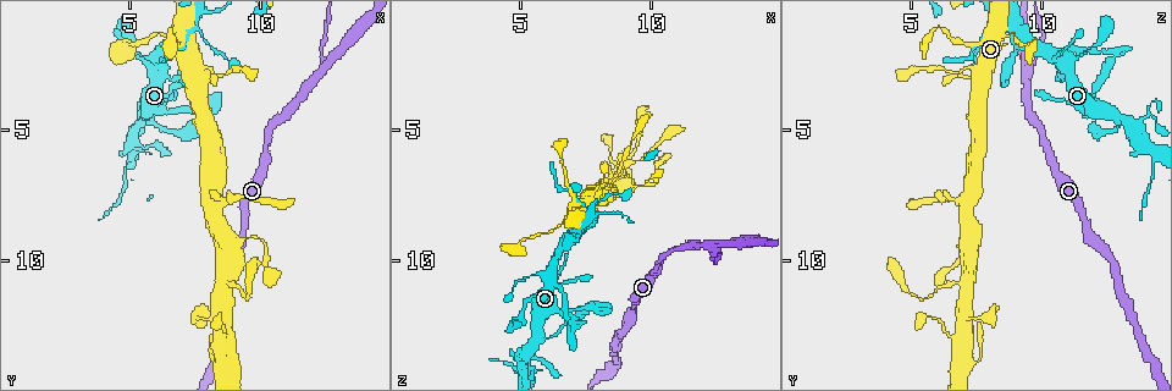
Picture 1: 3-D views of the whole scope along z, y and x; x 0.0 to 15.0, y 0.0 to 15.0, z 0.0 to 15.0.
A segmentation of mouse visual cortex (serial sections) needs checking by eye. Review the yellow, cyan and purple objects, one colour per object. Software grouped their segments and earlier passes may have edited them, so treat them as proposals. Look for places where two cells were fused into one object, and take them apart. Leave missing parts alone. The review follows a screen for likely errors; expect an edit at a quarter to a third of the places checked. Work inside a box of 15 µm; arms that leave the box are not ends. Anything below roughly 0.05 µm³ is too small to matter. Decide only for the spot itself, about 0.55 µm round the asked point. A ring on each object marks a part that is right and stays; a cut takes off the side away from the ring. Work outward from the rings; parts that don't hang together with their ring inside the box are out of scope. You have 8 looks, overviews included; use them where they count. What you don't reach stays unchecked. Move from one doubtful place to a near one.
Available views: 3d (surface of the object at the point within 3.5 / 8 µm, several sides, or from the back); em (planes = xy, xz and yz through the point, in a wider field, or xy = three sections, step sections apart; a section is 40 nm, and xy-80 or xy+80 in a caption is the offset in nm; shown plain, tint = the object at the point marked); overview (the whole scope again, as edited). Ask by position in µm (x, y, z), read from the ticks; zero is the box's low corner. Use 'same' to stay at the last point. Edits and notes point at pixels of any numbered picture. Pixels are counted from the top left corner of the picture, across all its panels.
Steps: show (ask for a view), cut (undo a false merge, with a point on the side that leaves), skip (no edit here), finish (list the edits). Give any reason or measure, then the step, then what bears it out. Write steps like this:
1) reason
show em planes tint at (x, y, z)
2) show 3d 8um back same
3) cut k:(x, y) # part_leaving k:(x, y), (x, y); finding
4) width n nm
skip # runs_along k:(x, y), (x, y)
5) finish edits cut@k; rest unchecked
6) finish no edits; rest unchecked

show 3d 3.5um at (7.9, 3.0, 7.6)

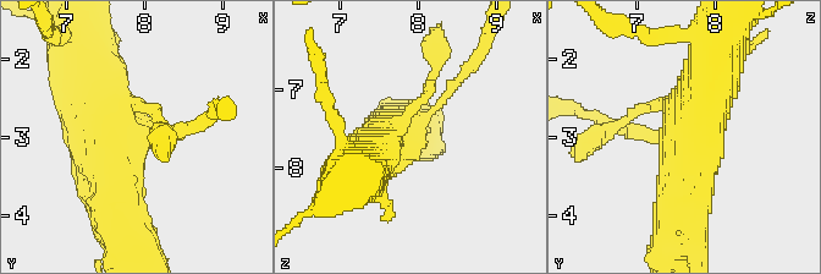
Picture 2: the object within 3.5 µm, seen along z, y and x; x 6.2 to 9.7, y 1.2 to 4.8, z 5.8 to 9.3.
show em planes tint at (7.90, 3.00, 7.50)

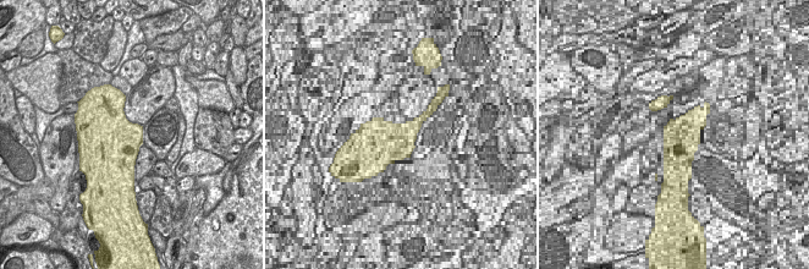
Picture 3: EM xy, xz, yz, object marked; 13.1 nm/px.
skip # runs_along 2:(714, 69), (685, 129), (676, 219); one cell here

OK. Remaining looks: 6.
thin arm on a thick one
show 3d 8um at (8.3, 7.7, 7.0)

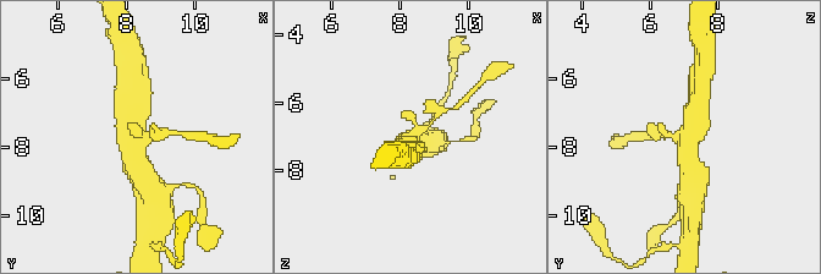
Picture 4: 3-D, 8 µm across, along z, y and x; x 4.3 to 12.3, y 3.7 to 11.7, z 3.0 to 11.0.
show em planes tint at (8.4, 7.7, 7.0)

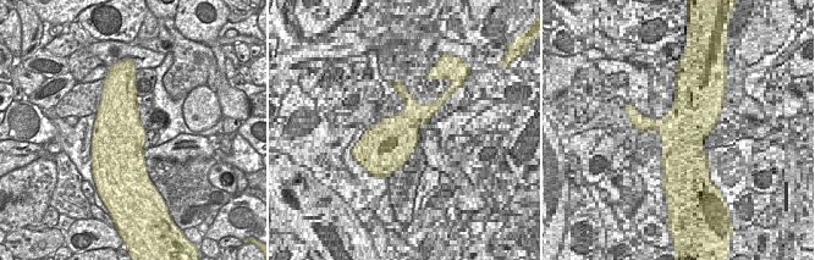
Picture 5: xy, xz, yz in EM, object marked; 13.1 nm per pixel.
skip # runs_along 4:(131, 109), (132, 148), (142, 176); continuous, no second cell

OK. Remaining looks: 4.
thin arm on a thick one
show 3d 8um back at (5.7, 4.5, 13.0)

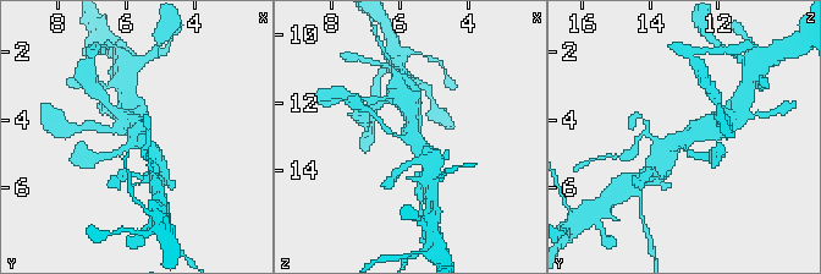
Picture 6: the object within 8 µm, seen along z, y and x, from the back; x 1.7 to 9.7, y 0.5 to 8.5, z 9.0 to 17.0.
show 3d 3.5um at (5.8, 4.5, 13.0)

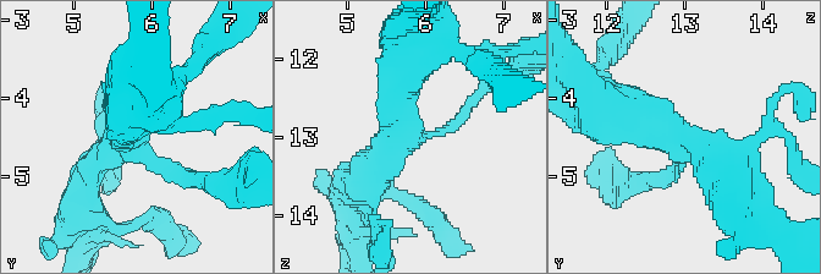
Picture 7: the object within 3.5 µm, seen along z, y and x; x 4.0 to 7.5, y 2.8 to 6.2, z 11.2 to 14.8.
show em planes tint at (5.70, 4.55, 13.05)

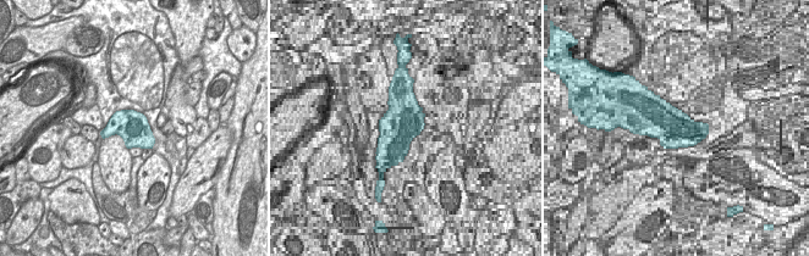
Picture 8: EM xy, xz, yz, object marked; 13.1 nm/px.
arm_widths 150, 400, 500 nm
skip # runs_along 7:(613, 109), (704, 143), (729, 185); continuous, no second cell

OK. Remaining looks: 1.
finish no edits; rest unchecked

